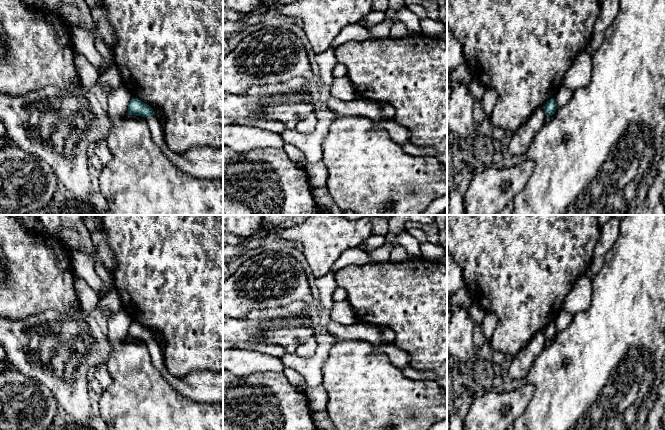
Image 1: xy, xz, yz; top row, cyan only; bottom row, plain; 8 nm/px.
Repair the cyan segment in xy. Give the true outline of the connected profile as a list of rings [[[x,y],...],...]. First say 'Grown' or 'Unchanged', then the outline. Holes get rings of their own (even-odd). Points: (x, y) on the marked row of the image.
Grown. [[[132,97],[128,114],[141,116],[147,121],[154,143],[176,168],[196,178],[223,178],[223,148],[191,148],[178,154],[168,148],[162,126],[149,105]]]

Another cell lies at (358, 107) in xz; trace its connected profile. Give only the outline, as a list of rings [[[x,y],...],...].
[[[334,97],[327,100],[327,107],[332,110],[336,116],[364,116],[370,118],[374,122],[387,121],[383,118],[379,103],[354,99],[345,102]]]

